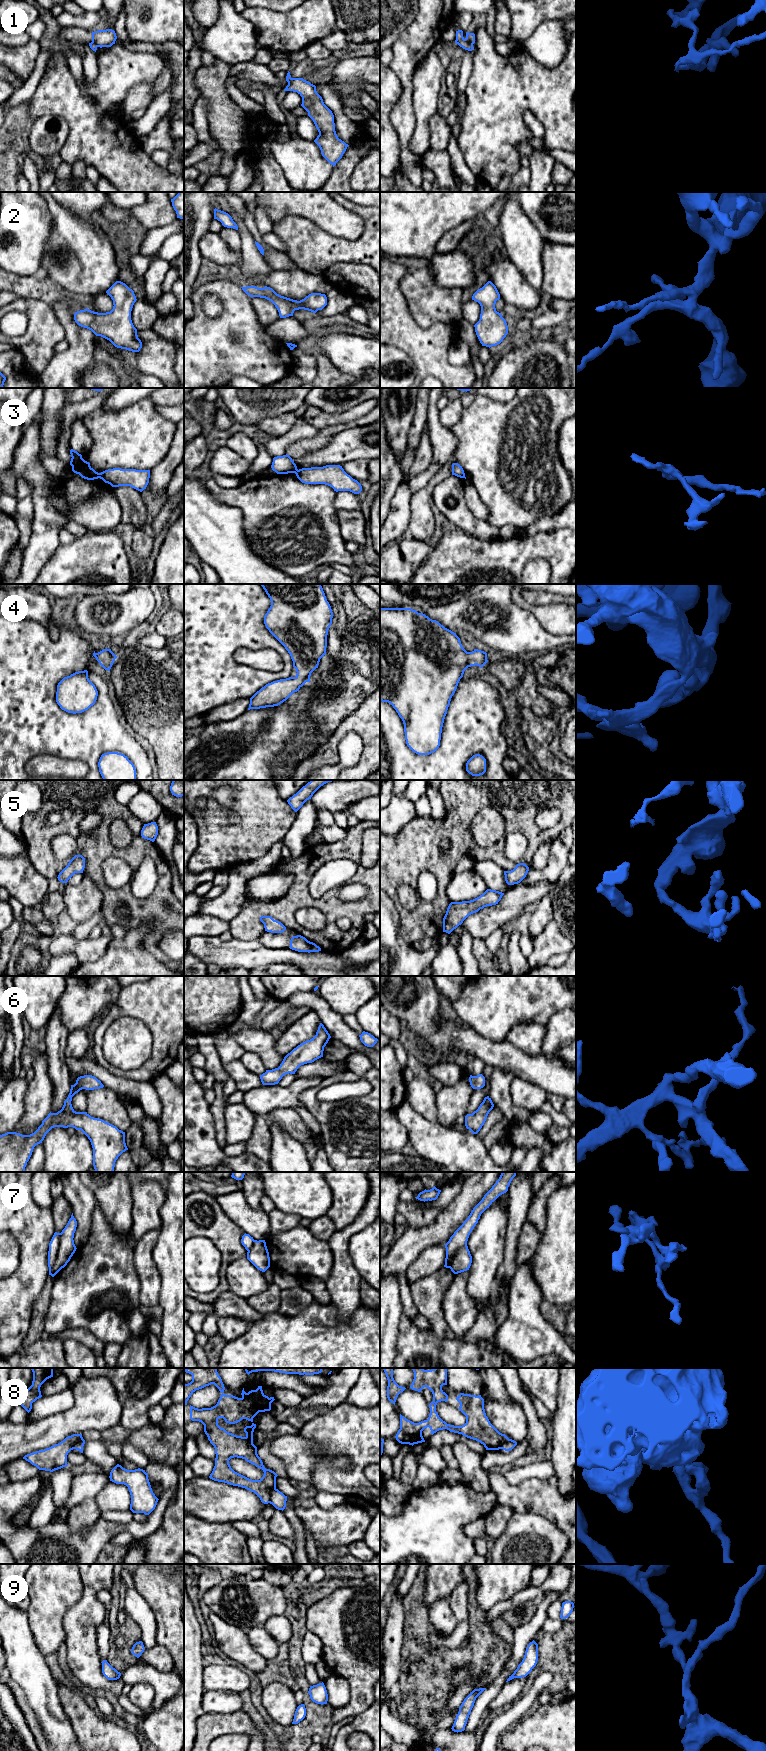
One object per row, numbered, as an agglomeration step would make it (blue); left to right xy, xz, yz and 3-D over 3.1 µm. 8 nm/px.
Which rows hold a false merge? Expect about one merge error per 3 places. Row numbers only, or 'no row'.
1, 3, 7, 8

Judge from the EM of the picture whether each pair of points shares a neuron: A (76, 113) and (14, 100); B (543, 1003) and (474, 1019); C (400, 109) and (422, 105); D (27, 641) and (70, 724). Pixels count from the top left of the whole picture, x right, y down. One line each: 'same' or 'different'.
A: different
B: same
C: different
D: same

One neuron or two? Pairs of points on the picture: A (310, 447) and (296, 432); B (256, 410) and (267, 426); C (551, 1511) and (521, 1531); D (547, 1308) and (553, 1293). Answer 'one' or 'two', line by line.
A: two
B: two
C: two
D: two

